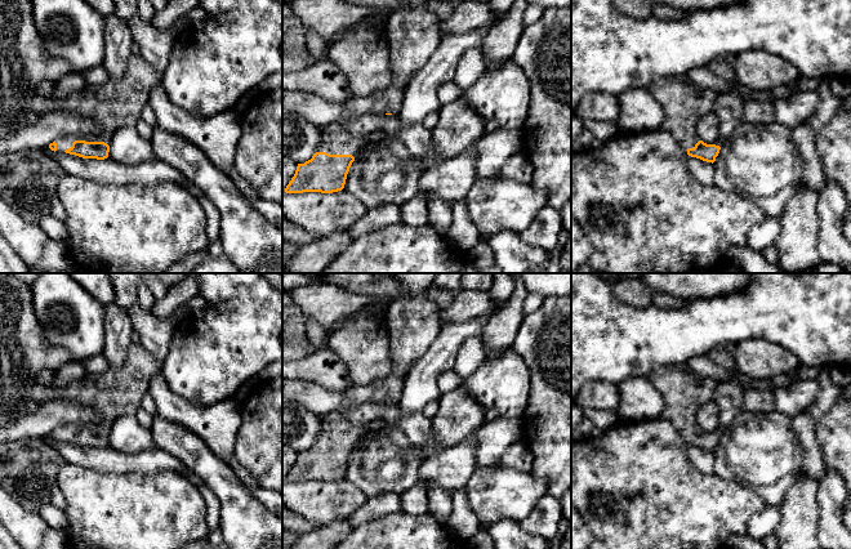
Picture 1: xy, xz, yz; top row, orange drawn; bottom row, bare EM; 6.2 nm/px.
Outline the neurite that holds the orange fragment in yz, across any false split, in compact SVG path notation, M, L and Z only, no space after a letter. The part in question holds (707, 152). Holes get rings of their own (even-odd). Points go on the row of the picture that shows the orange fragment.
M686 75L661 77L649 92L664 110L664 124L658 129L670 133L686 155L713 164L721 147L704 143L696 125L713 111L716 92L698 86Z

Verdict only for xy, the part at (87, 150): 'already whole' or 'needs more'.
needs more

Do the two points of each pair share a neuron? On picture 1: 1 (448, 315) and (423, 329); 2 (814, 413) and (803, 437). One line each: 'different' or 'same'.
1: different
2: same

